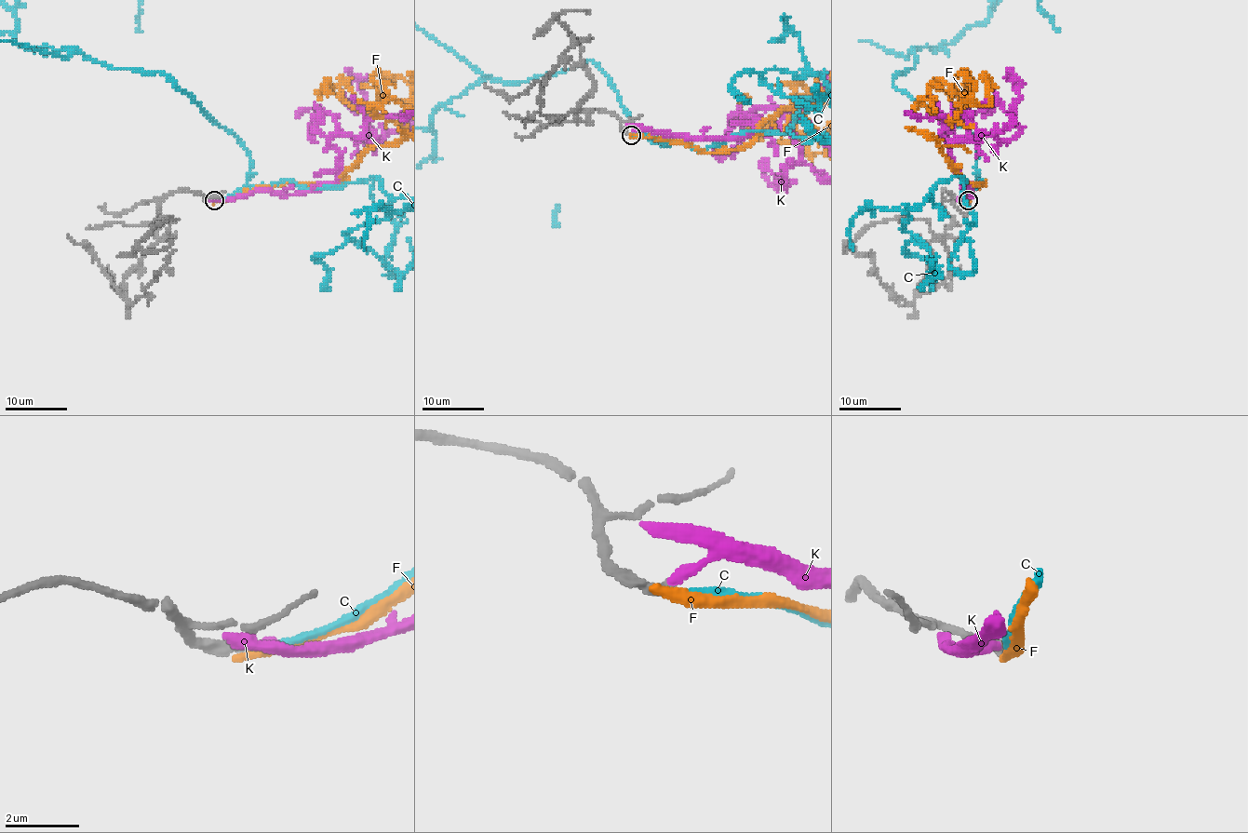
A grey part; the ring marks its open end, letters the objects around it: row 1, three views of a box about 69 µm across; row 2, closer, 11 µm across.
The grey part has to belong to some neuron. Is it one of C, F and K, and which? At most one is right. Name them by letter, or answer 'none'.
C

